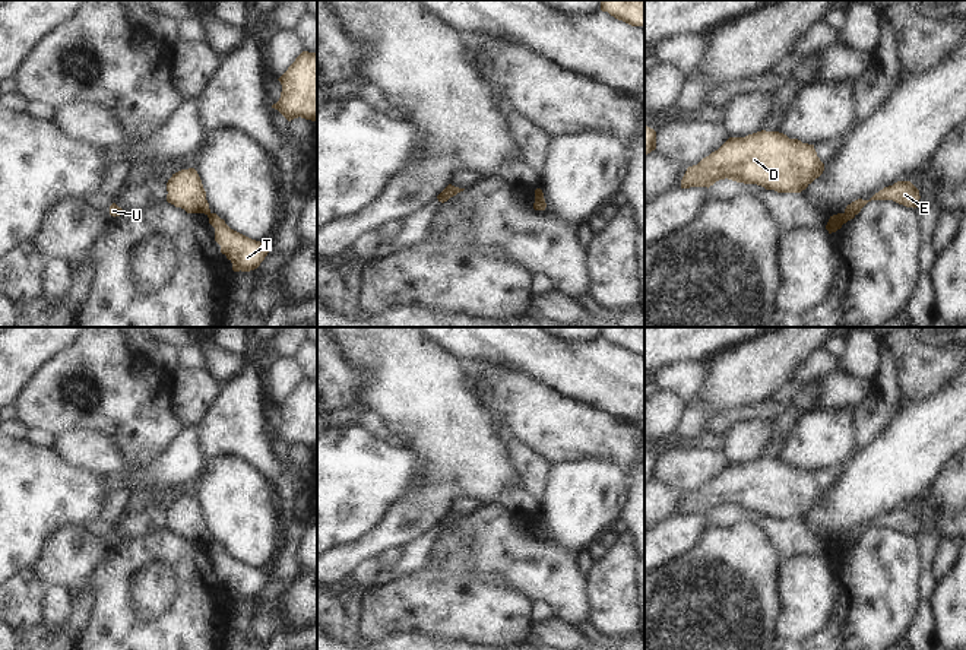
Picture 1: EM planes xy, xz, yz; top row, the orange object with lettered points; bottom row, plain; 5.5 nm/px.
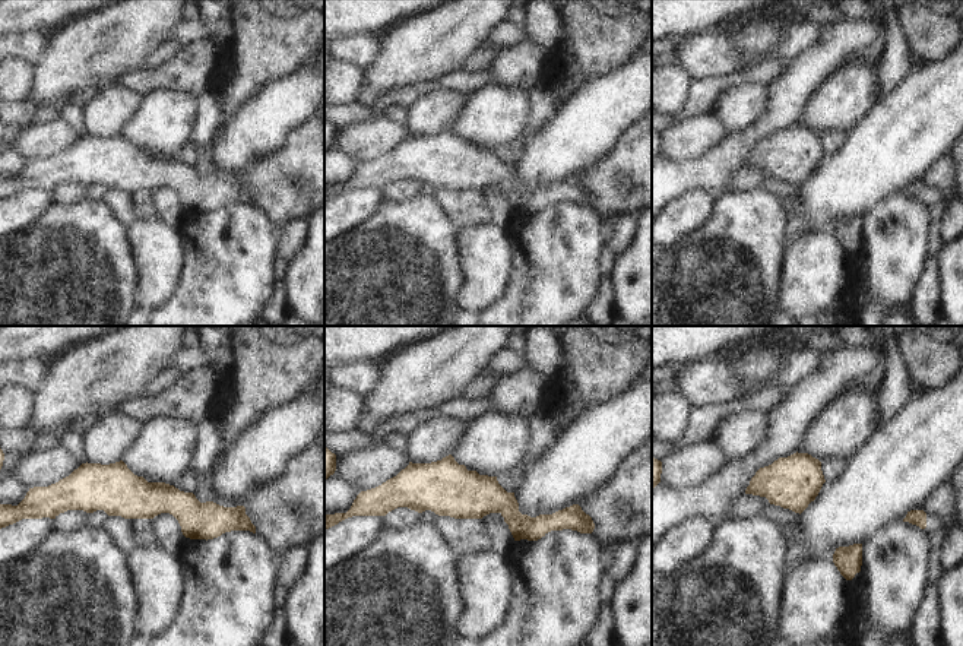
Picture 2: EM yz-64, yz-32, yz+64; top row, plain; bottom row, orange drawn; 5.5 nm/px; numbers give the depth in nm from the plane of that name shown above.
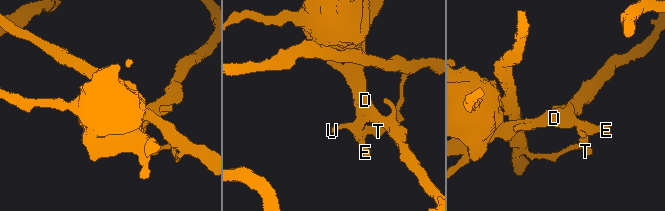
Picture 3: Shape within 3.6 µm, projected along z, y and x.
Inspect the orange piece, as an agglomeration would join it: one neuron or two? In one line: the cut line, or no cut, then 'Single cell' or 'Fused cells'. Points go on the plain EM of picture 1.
Split along yz (845, 539), (854, 542). Fused cells

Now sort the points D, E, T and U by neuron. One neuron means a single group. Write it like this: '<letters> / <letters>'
D E U / T

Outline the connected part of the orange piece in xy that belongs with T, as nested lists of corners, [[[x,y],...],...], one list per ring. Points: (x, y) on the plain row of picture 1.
[[[209,540],[209,551],[215,555],[215,568],[221,580],[232,590],[234,599],[250,599],[260,593],[270,578],[267,570],[251,567],[231,557],[216,540]]]

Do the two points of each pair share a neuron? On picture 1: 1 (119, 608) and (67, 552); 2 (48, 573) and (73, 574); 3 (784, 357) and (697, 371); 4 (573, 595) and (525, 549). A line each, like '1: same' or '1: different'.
1: different
2: same
3: different
4: same

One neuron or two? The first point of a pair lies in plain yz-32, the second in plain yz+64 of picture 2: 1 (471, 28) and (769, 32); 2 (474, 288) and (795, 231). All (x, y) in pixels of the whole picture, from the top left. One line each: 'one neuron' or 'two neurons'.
1: one neuron
2: two neurons

